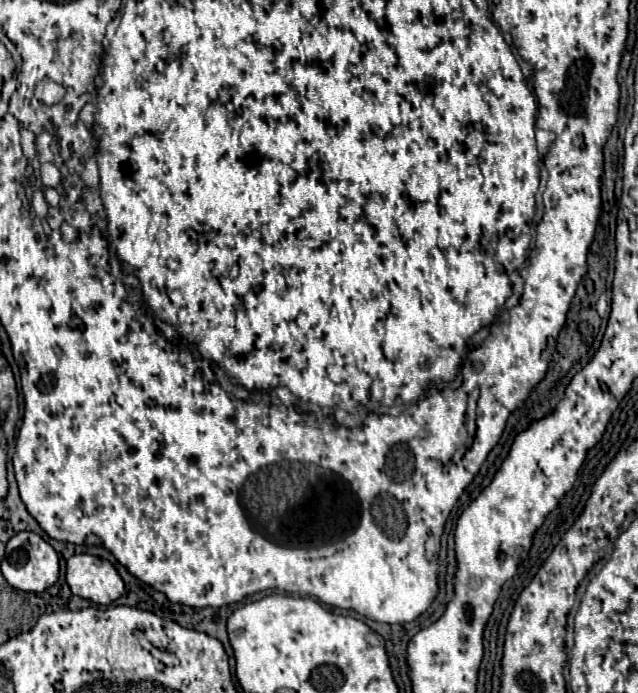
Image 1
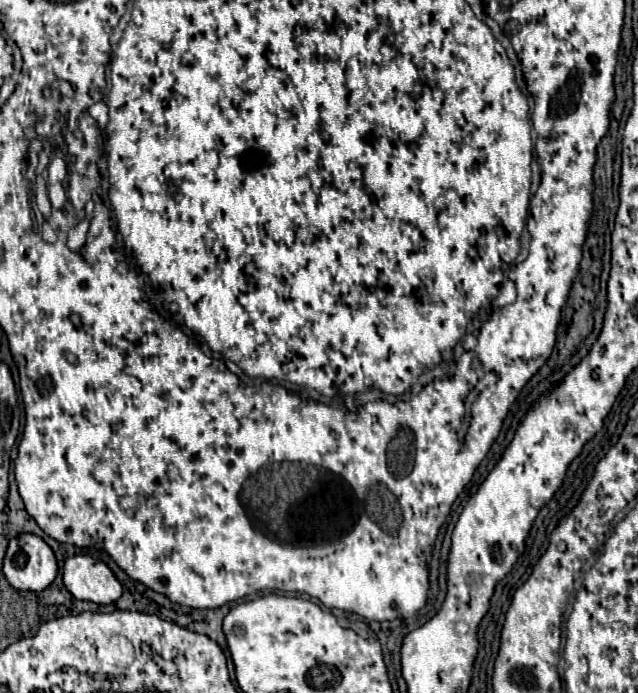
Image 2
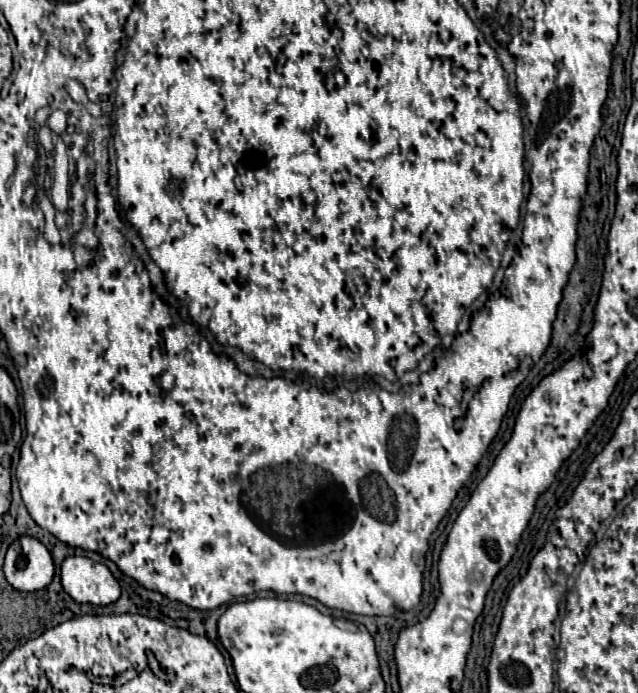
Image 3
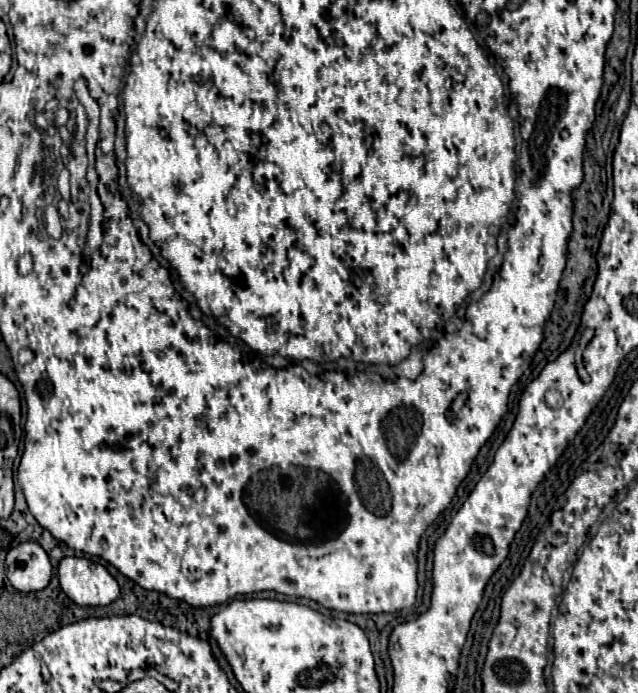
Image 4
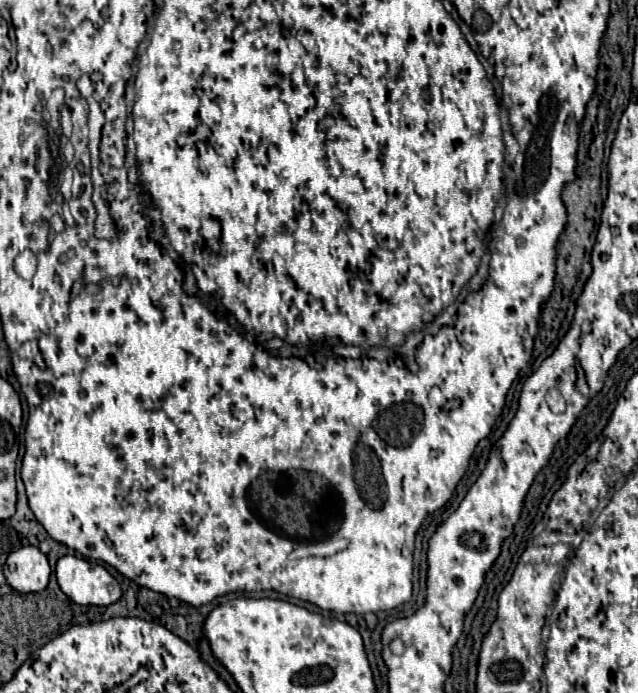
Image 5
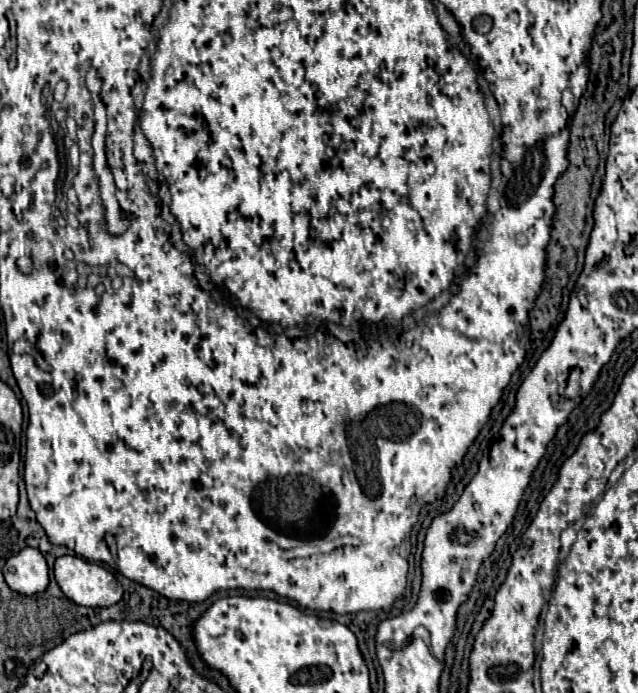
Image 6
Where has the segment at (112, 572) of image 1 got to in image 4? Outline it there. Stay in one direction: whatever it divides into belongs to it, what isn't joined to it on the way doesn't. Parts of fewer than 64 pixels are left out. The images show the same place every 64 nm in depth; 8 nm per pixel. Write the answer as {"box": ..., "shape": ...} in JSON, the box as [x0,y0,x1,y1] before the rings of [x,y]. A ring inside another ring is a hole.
{"box":[58,558,120,606],"shape":[[[62,558],[58,572],[62,590],[80,606],[108,606],[120,596],[112,574],[88,558]]]}

